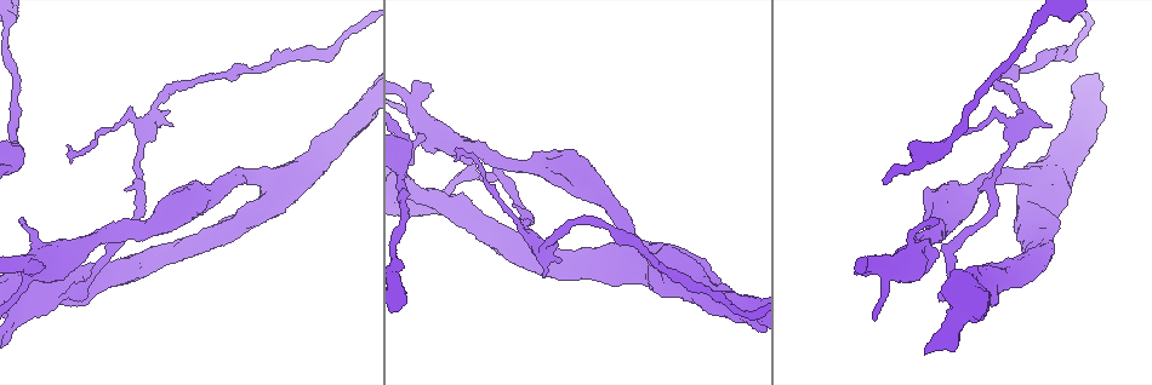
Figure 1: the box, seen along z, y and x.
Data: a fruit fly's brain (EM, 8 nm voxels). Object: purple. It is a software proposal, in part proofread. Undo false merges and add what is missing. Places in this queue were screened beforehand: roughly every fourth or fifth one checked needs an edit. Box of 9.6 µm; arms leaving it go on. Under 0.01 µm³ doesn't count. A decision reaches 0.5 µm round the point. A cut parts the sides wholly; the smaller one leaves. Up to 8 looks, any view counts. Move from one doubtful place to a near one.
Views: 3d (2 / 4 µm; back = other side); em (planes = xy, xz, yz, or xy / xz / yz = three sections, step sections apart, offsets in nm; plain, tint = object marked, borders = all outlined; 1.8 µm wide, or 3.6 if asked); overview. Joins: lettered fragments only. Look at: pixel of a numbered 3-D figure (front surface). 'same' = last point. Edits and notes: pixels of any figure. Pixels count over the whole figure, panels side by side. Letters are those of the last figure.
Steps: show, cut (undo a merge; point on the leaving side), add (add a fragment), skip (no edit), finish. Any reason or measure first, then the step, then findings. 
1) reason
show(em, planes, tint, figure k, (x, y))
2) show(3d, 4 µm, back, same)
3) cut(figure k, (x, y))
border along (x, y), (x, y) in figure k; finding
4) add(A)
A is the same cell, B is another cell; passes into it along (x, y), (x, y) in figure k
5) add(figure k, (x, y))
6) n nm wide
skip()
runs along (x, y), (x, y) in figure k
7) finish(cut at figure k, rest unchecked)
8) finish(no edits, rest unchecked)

show(em, 3.6 µm, xy, step 8, tint, figure 1, (968, 307))

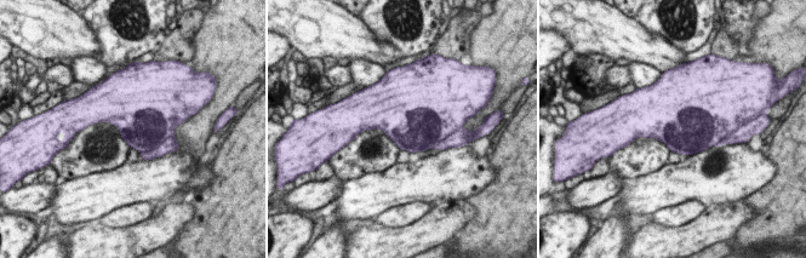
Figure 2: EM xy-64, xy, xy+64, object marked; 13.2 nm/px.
another direction
show(em, 3.6 µm, planes, borders, same)

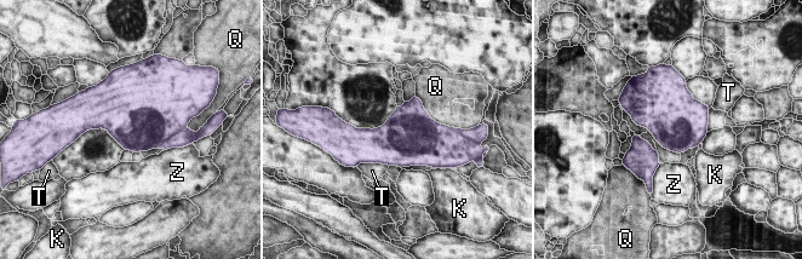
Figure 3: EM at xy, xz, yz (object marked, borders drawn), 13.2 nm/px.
Q touches over 500 nm
cut(figure 3, (178, 139))
K, Q, T and Z are other cells; two neurons meet here

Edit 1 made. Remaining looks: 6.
show(overview)

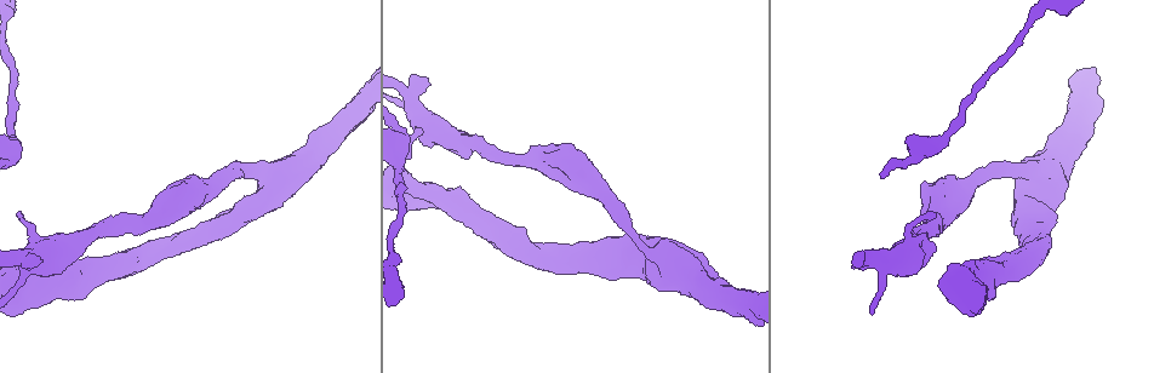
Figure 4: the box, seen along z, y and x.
thin end
show(3d, 2 µm, figure 4, (936, 216))

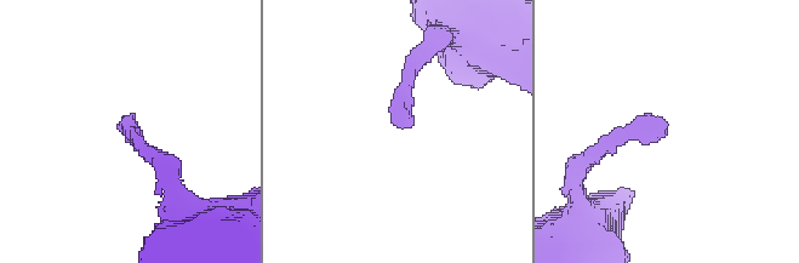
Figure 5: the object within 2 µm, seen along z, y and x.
now the EM
show(em, 3.6 µm, xy, step 4, tint, figure 5, (664, 124))

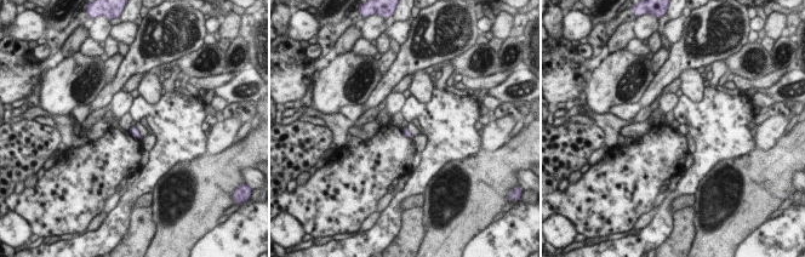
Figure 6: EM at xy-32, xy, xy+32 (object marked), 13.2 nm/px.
another direction
show(em, 3.6 µm, planes, borders, same)

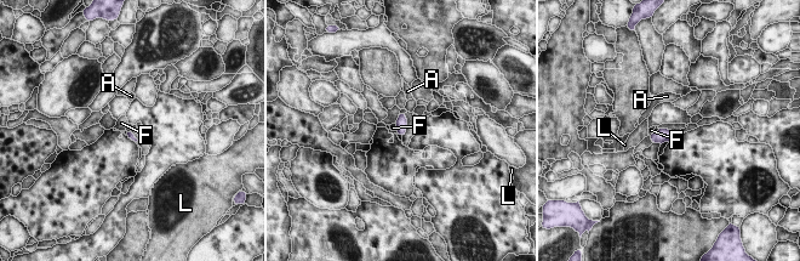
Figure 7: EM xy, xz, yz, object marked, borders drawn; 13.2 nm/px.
90 nm wide
skip()
A, F and L are other cells; border along (656, 131), (650, 136) in figure 7; none of them fits

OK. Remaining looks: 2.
finish(cut at figure 3, rest unchecked)

